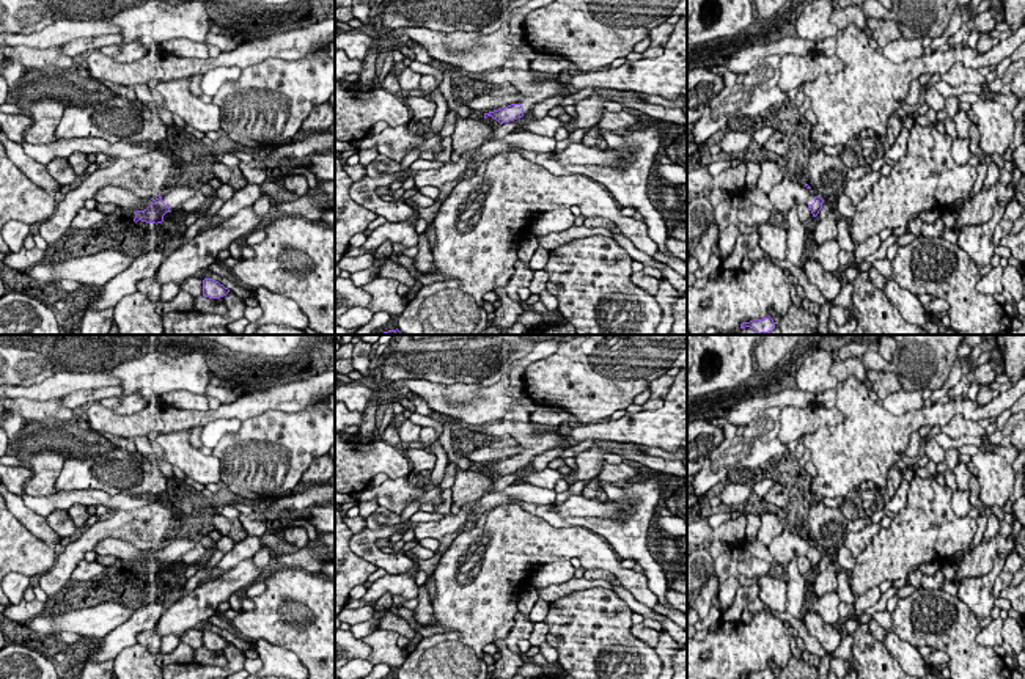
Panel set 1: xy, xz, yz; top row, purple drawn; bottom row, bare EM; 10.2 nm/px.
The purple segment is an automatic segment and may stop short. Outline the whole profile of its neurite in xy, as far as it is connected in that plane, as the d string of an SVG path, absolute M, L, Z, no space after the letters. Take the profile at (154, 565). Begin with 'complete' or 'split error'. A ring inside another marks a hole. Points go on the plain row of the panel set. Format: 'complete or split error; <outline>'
split error; M176 538L165 542L165 545L151 553L145 563L137 563L134 574L162 575L167 564L182 563L182 555L195 547L198 541L187 538Z

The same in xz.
split error; M687 366L674 376L665 402L660 409L645 409L637 413L626 413L618 420L602 420L572 428L568 435L546 424L500 420L481 426L481 431L498 439L514 439L520 453L508 459L484 465L500 476L530 467L542 453L571 446L572 442L613 442L637 446L656 446L665 451L687 448Z

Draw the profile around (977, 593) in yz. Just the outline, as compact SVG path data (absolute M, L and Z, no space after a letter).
M995 556L994 567L987 575L976 578L965 578L957 586L957 599L964 602L978 619L990 616L995 607L995 597L992 594L994 582L1001 572L1005 558Z

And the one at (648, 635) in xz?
M641 622L632 624L630 632L634 637L637 637L651 648L656 648L659 644L660 632L645 627Z

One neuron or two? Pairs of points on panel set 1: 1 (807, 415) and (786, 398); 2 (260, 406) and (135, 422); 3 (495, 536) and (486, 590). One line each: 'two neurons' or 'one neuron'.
1: two neurons
2: one neuron
3: one neuron

